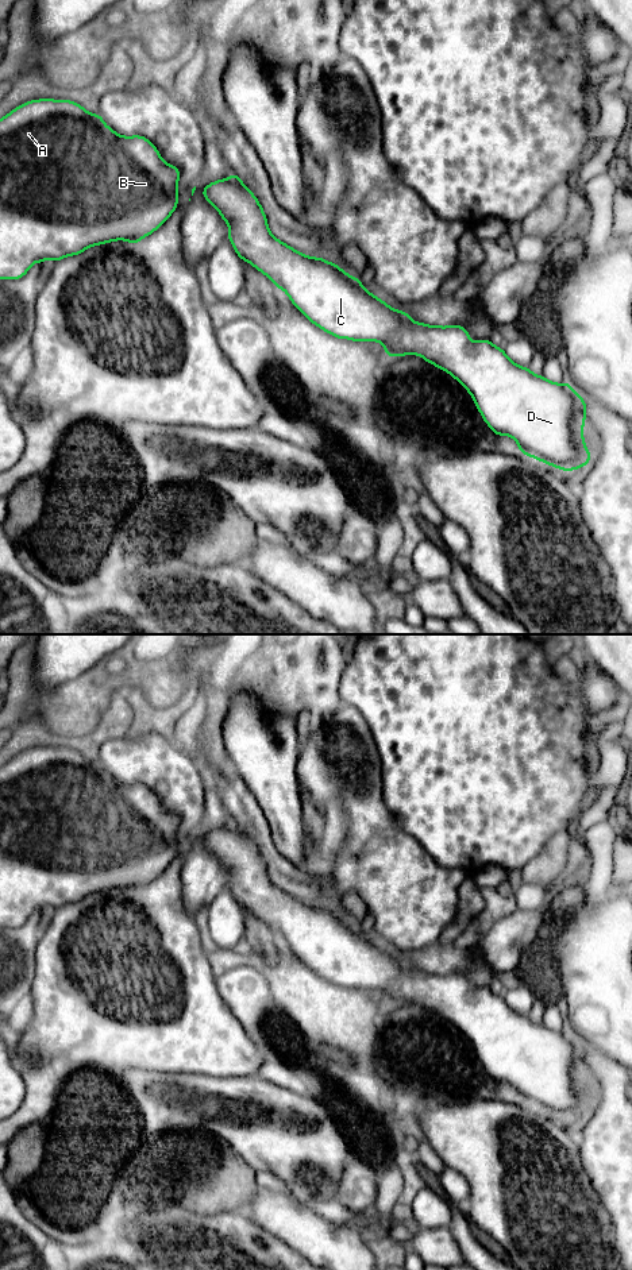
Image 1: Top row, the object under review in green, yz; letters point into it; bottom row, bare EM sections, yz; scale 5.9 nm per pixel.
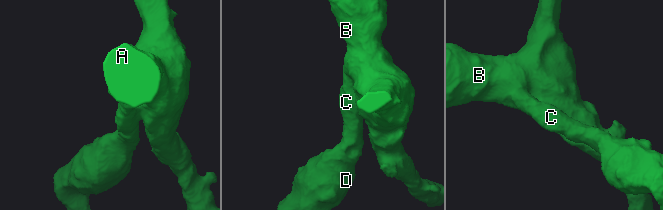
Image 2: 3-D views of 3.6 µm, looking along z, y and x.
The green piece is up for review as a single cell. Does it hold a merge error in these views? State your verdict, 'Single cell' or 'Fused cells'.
Single cell

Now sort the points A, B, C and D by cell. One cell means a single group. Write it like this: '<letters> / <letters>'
A B C D

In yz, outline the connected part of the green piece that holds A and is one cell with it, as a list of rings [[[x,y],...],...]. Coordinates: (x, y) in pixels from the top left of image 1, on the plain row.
[[[32,748],[16,754],[0,767],[0,927],[20,927],[32,911],[47,907],[54,910],[78,903],[86,896],[115,888],[139,891],[158,877],[176,858],[178,852],[180,817],[166,811],[157,795],[144,784],[122,784],[109,776],[101,763],[93,763],[80,752],[69,748]]]

